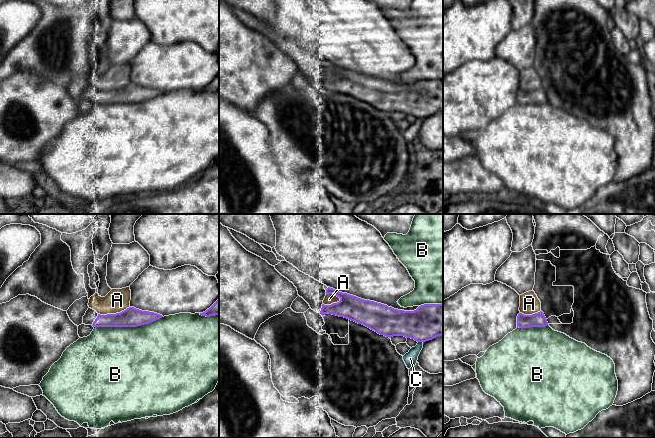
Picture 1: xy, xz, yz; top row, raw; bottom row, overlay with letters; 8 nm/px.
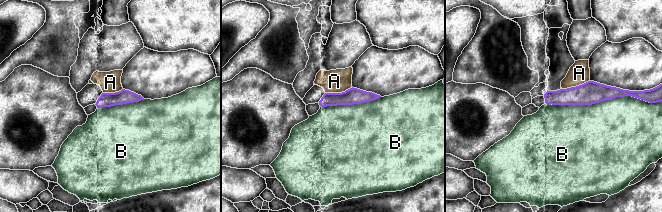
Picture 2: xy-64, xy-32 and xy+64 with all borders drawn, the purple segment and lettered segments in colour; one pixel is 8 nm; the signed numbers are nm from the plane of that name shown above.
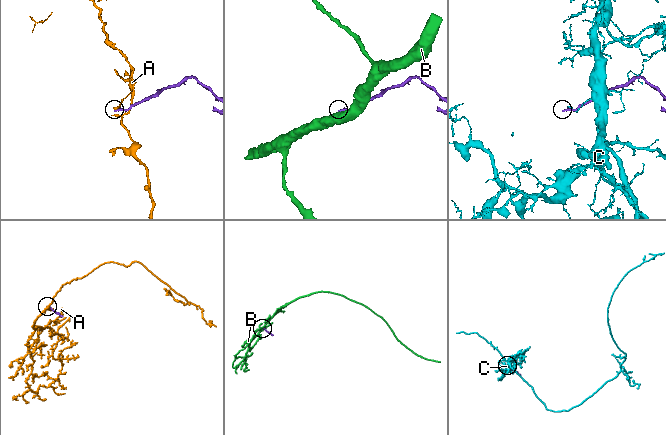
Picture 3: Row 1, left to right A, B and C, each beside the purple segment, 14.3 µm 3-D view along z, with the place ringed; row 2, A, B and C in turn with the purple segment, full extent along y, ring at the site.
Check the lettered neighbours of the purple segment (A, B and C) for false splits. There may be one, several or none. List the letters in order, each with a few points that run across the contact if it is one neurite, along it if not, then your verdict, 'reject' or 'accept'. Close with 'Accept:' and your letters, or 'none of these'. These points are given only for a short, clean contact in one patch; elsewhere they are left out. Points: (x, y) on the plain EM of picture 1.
A: reject
B: reject
C: reject
Accept: none of these

